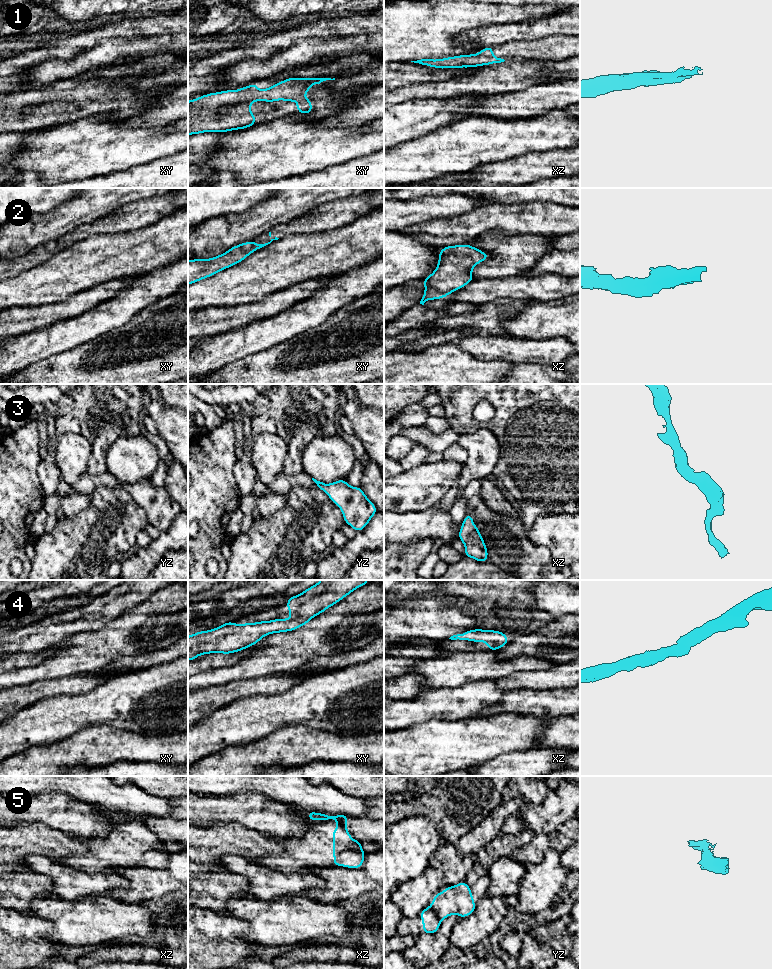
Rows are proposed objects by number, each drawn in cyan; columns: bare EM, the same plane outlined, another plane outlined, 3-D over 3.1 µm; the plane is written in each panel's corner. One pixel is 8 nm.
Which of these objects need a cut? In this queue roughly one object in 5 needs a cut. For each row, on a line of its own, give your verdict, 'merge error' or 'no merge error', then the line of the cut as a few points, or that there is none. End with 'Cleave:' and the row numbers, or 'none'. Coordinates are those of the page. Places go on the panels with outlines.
1: no merge error; cut none
2: no merge error; cut none
3: no merge error; cut none
4: no merge error; cut none
5: merge error; cut yz (429, 906), (440, 919)
Cleave: 5

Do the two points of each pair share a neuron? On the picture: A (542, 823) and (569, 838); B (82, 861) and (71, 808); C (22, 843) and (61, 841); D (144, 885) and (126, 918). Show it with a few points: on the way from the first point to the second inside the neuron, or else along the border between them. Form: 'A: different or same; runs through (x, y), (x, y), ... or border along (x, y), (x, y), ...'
A: different; border along (557, 830), (551, 836)
B: different; border along (105, 834), (82, 841)
C: same; runs through (32, 841), (51, 841)
D: different; border along (130, 902), (136, 904)

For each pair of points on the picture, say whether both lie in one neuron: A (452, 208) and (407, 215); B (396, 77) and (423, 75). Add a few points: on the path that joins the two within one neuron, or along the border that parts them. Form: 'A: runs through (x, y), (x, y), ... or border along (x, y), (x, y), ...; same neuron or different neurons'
A: runs through (441, 208), (428, 208), (418, 211); same neuron
B: runs through (403, 75), (416, 75); same neuron

